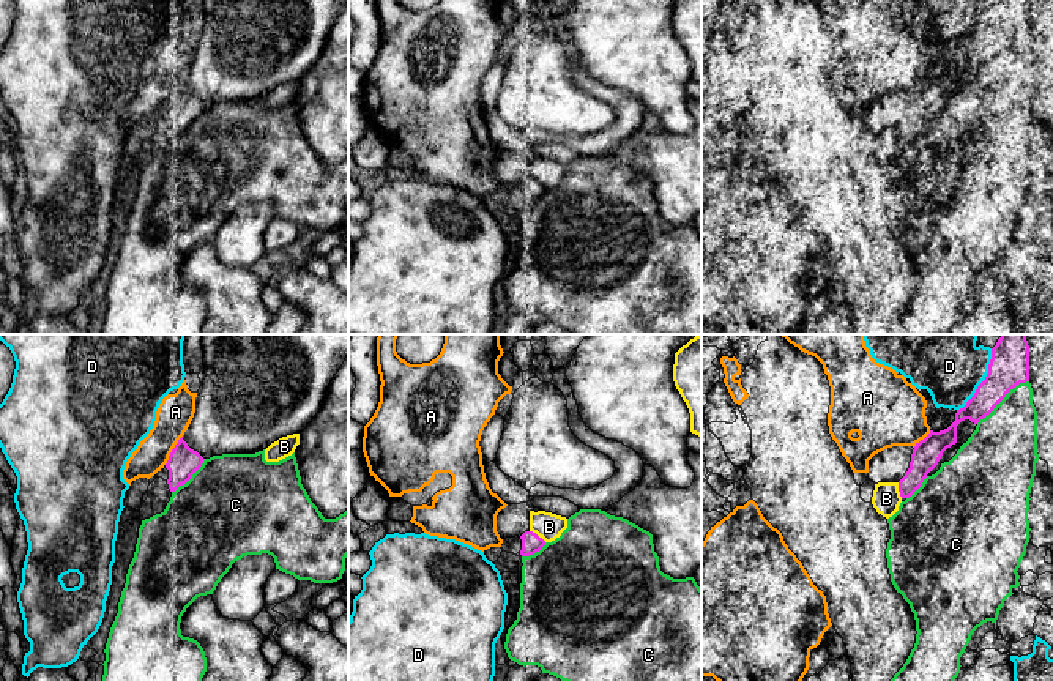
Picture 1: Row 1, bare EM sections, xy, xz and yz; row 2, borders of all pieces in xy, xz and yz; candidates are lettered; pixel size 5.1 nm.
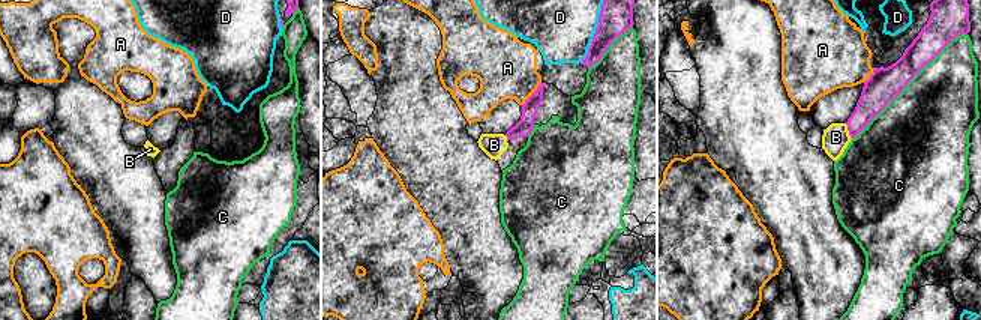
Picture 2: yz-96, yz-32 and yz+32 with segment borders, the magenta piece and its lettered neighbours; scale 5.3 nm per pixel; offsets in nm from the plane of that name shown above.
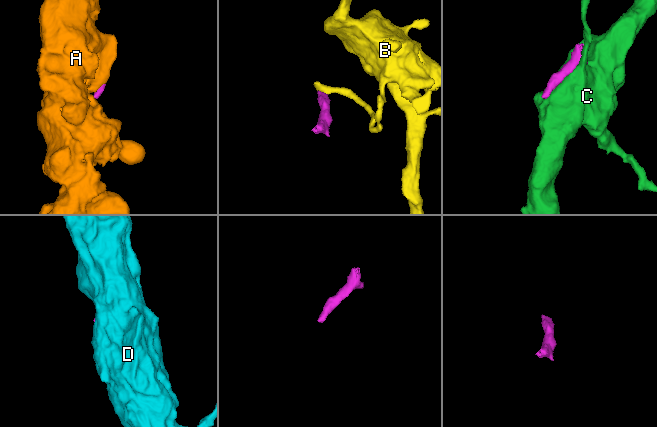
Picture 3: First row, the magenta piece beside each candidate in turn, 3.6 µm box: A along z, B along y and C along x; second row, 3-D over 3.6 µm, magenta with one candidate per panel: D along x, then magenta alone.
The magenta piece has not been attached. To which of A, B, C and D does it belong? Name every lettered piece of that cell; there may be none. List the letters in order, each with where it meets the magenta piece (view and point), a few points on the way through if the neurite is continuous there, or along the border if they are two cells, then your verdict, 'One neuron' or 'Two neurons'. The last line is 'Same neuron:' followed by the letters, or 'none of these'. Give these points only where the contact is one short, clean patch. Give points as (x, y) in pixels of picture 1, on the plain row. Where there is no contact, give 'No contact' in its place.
A: Touches magenta at xy (172, 96). Two neurons
B: Touches magenta at xz (536, 182). Two neurons
C: Touches magenta at yz (1003, 44). Two neurons
D: Touches magenta at yz (981, 30). Two neurons
Same neuron: none of these

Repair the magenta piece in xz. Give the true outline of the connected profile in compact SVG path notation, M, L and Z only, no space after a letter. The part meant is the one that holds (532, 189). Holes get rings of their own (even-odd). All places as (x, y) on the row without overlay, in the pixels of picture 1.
M525 178L520 184L503 186L501 195L508 200L520 200L522 203L530 203L539 199L545 192L545 188L533 178Z

